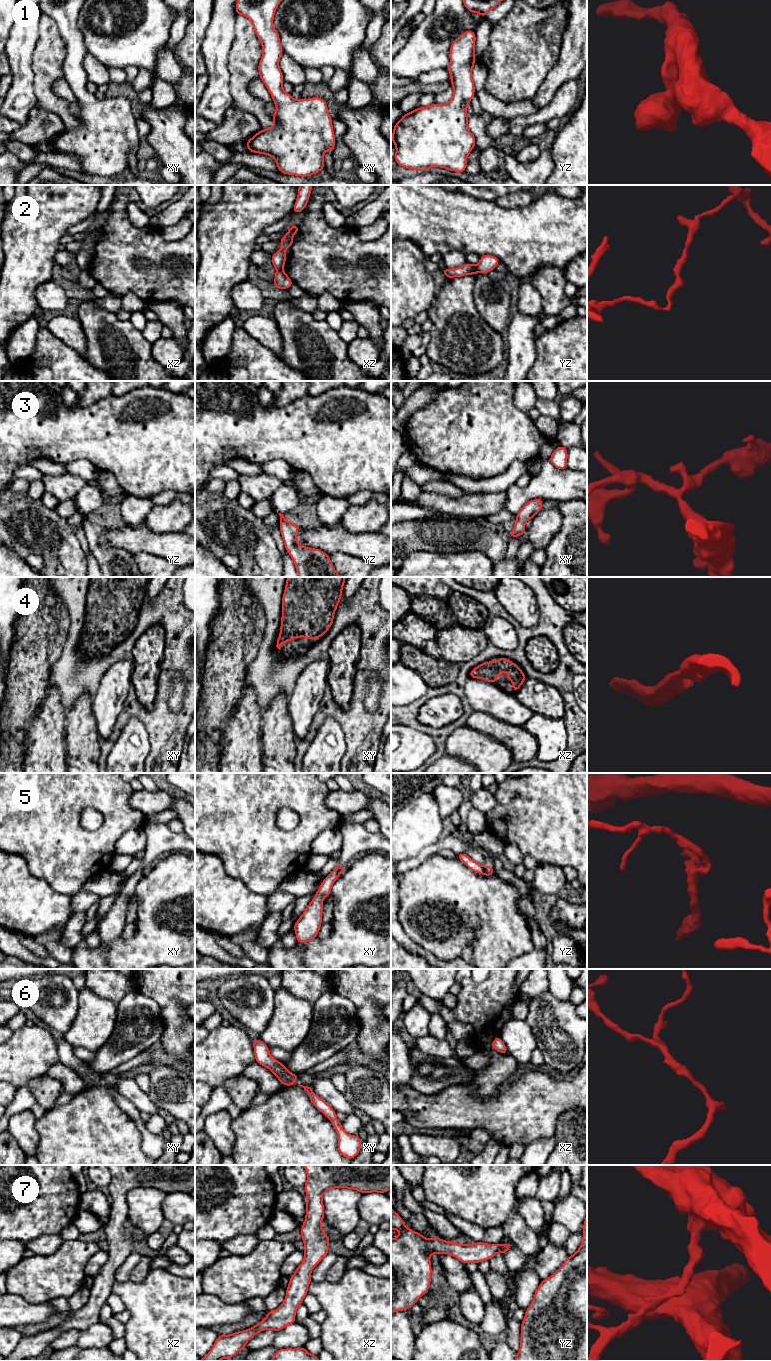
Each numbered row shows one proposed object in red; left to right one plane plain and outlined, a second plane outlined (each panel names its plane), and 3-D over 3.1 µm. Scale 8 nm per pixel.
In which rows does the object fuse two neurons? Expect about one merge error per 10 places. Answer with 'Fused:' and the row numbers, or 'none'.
Fused: 2, 5

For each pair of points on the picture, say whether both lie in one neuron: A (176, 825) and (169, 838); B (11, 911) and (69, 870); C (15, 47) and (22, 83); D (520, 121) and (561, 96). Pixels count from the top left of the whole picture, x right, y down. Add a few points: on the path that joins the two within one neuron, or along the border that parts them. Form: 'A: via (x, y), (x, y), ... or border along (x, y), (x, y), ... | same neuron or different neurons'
A: border along (165, 824), (175, 832), (183, 832) | different neurons
B: border along (29, 871), (43, 878), (55, 890), (70, 895) | different neurons
C: via (20, 56), (21, 71), (24, 74) | same neuron
D: via (531, 119), (542, 116), (552, 107) | same neuron

